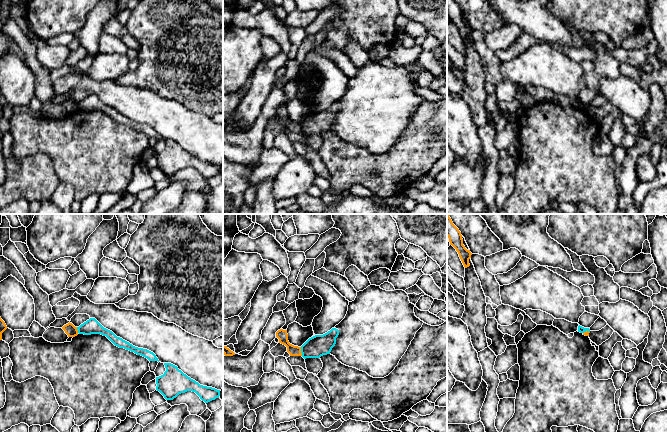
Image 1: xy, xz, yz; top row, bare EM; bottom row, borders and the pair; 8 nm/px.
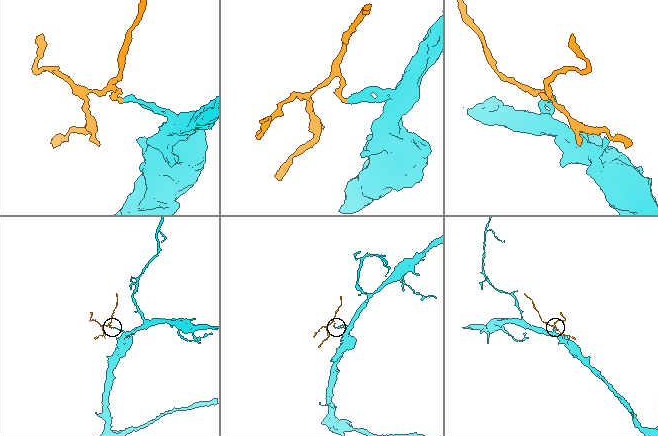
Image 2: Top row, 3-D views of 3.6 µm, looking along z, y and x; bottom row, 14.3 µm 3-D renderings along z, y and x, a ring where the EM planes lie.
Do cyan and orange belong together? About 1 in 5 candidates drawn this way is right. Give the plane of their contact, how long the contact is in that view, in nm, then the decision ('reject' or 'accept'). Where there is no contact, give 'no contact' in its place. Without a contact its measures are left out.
contact in xz; length 70 nm; reject

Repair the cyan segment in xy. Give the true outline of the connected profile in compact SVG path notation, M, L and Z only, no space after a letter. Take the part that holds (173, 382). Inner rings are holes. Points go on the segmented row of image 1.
M164 363L164 365L166 371L163 375L156 377L156 390L166 400L173 400L179 394L187 391L195 392L205 403L219 398L220 390L200 385L171 363Z

